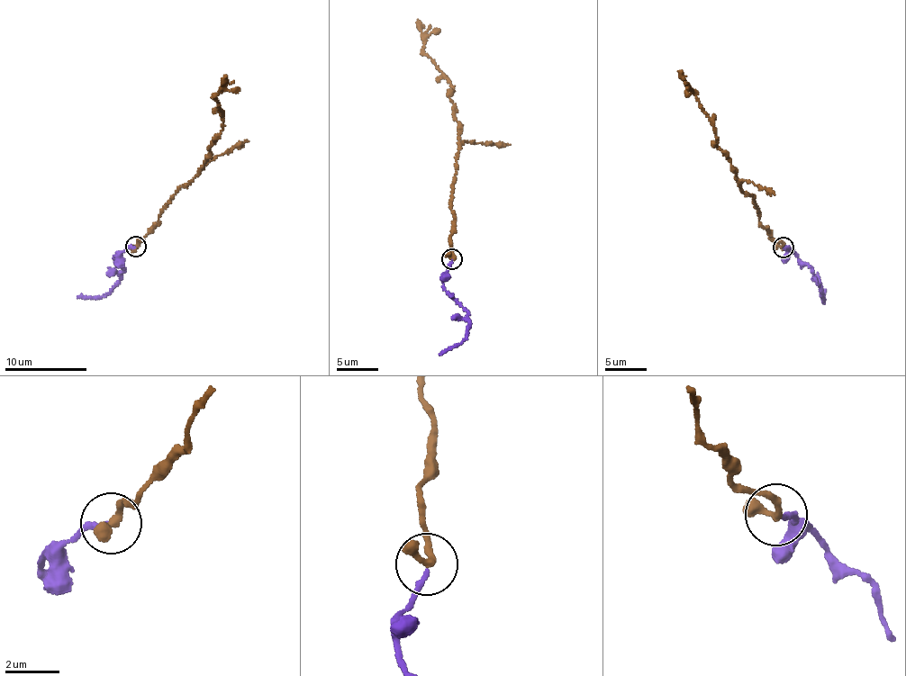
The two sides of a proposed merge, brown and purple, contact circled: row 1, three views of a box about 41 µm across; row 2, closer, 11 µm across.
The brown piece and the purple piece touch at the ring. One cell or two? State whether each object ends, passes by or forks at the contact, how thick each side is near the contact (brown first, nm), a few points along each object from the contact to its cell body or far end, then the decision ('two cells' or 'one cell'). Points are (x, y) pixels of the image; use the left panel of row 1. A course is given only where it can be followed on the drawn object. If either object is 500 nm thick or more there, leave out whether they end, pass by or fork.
brown ends; purple ends; calibres 380 and 180 nm; course brown (135, 245), (157, 224), (160, 209), (176, 191), (198, 174), (211, 141), (222, 130), (215, 94), (225, 77); course purple (135, 247), (115, 256), (122, 264), (120, 283), (101, 296), (77, 298); one cell

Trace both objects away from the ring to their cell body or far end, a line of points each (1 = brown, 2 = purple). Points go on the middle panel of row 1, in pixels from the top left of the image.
1: (451, 259), (454, 219), (448, 203), (458, 146), (458, 127), (449, 98), (454, 88), (422, 49), (417, 19)
2: (452, 260), (444, 287), (462, 306), (471, 326), (460, 343), (439, 355)

